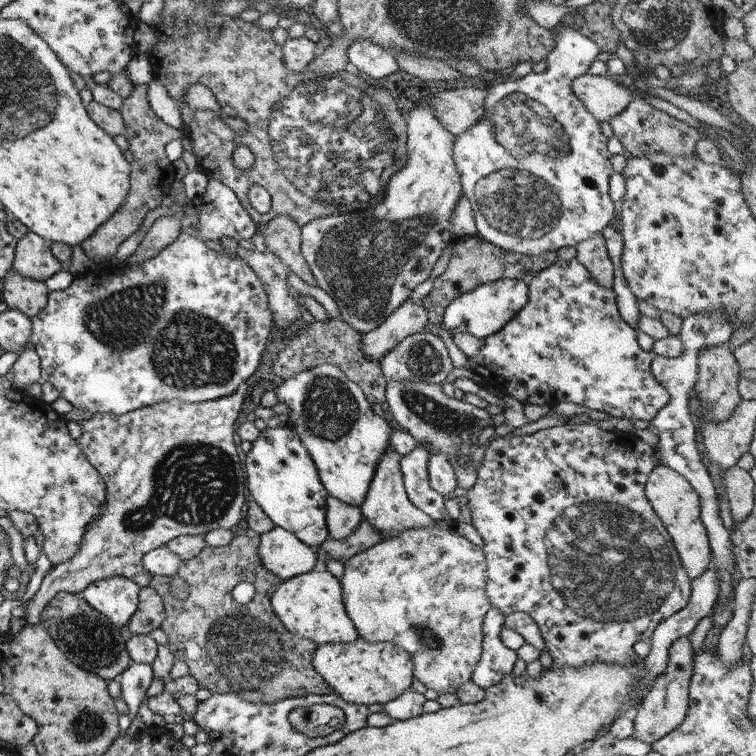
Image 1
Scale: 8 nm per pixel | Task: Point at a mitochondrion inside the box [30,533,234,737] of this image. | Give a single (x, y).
(87, 639)

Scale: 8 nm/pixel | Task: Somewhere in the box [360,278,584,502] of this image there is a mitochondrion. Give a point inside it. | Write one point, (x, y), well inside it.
(426, 408)

